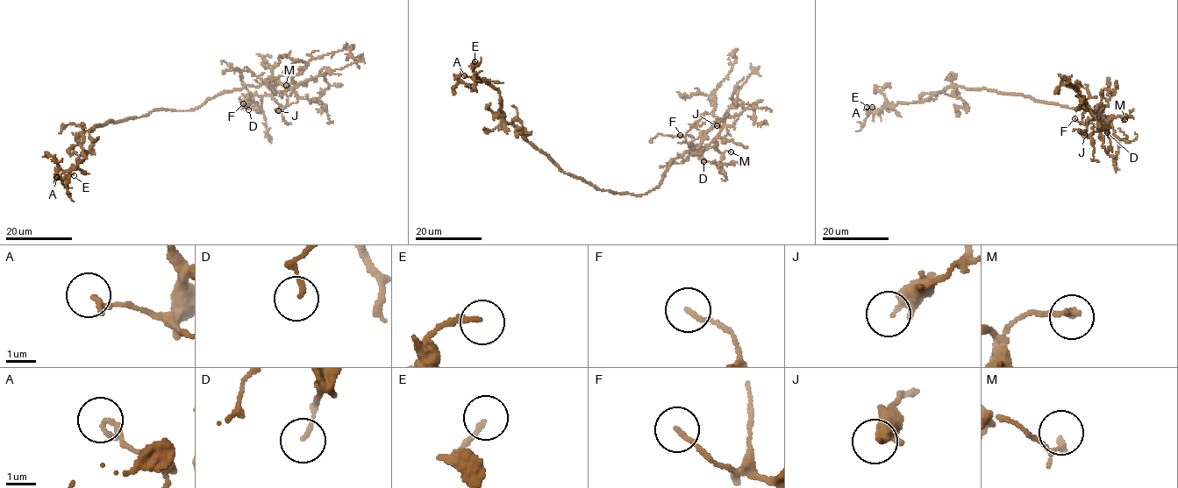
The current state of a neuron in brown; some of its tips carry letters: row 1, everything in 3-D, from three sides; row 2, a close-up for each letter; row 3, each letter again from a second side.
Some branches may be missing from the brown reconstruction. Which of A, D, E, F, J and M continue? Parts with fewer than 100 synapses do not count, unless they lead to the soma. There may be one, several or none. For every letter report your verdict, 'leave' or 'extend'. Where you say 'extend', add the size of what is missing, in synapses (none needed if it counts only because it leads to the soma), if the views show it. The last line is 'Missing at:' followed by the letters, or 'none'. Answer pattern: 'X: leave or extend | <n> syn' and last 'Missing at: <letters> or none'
A: leave
D: leave
E: leave
F: leave
J: leave
M: leave
Missing at: none

